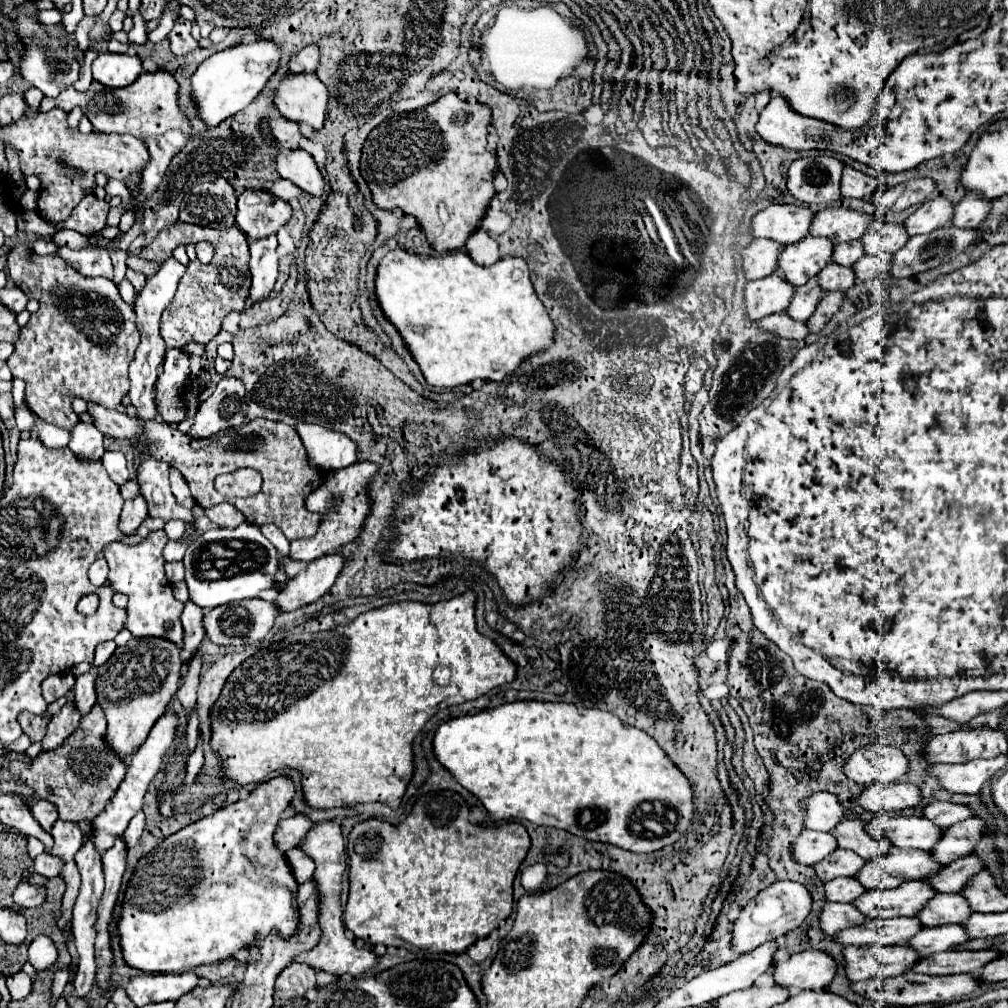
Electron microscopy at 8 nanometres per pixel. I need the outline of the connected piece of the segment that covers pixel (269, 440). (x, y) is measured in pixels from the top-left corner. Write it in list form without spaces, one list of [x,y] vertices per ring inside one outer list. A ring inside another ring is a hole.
[[[88,404],[88,412],[94,418],[94,424],[98,430],[102,430],[104,436],[114,436],[132,442],[134,446],[144,452],[146,456],[158,458],[162,462],[168,462],[172,468],[178,468],[182,476],[186,478],[192,496],[198,506],[212,508],[220,502],[230,502],[236,506],[248,520],[248,524],[264,526],[264,524],[276,524],[288,540],[302,540],[310,538],[318,532],[318,522],[322,516],[318,512],[310,512],[304,508],[306,494],[318,490],[322,482],[326,482],[326,474],[320,468],[314,468],[308,460],[306,448],[298,436],[298,432],[284,424],[274,422],[268,418],[256,418],[246,422],[244,426],[236,426],[230,430],[222,430],[210,438],[190,438],[186,432],[180,432],[178,428],[172,428],[170,424],[160,422],[142,422],[140,418],[130,418],[126,414],[120,414],[118,410],[100,408],[98,404]],[[238,468],[254,468],[262,474],[264,486],[258,492],[258,496],[252,498],[224,498],[214,490],[214,478],[224,472],[234,472]]]

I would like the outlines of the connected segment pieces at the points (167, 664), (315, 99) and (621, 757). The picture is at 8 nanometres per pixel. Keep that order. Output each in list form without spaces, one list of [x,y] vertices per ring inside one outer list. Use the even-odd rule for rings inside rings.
[[[132,638],[126,646],[116,648],[110,660],[98,668],[96,684],[100,684],[100,690],[96,694],[108,720],[106,742],[122,758],[128,758],[146,740],[154,722],[178,692],[184,668],[180,652],[180,646],[166,642],[166,638]]]
[[[288,74],[276,88],[274,102],[284,118],[320,130],[328,114],[328,88],[314,74]]]
[[[538,700],[502,704],[444,722],[434,736],[434,752],[458,782],[480,798],[492,820],[530,820],[630,852],[654,852],[682,838],[696,816],[690,780],[666,758],[658,742],[642,730],[624,724],[618,716],[596,708]],[[654,802],[672,806],[678,812],[676,828],[662,830],[662,824],[652,820],[650,812],[644,812],[654,810]]]

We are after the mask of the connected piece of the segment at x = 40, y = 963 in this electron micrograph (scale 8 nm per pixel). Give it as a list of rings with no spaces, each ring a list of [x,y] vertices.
[[[39,935],[28,948],[28,958],[35,971],[42,972],[57,961],[58,952],[50,938]]]

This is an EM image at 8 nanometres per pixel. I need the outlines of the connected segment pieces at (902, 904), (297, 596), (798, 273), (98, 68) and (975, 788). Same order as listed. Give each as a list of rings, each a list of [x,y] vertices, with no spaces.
[[[904,882],[890,890],[866,890],[854,906],[868,918],[896,918],[896,916],[918,916],[926,908],[926,902],[938,892],[924,882]]]
[[[328,554],[308,564],[304,572],[288,580],[286,588],[276,598],[276,604],[280,610],[296,610],[302,606],[308,606],[330,592],[330,586],[338,580],[338,574],[342,572],[344,558],[342,554]]]
[[[806,236],[800,242],[794,242],[784,248],[778,260],[780,274],[784,272],[784,278],[788,282],[802,286],[830,262],[832,250],[834,242],[826,242],[826,238]]]
[[[100,52],[92,62],[94,80],[108,88],[122,88],[132,84],[142,74],[142,62],[136,54]]]
[[[970,760],[968,764],[936,764],[928,774],[940,780],[940,786],[948,792],[980,794],[984,782],[994,776],[992,760]]]

